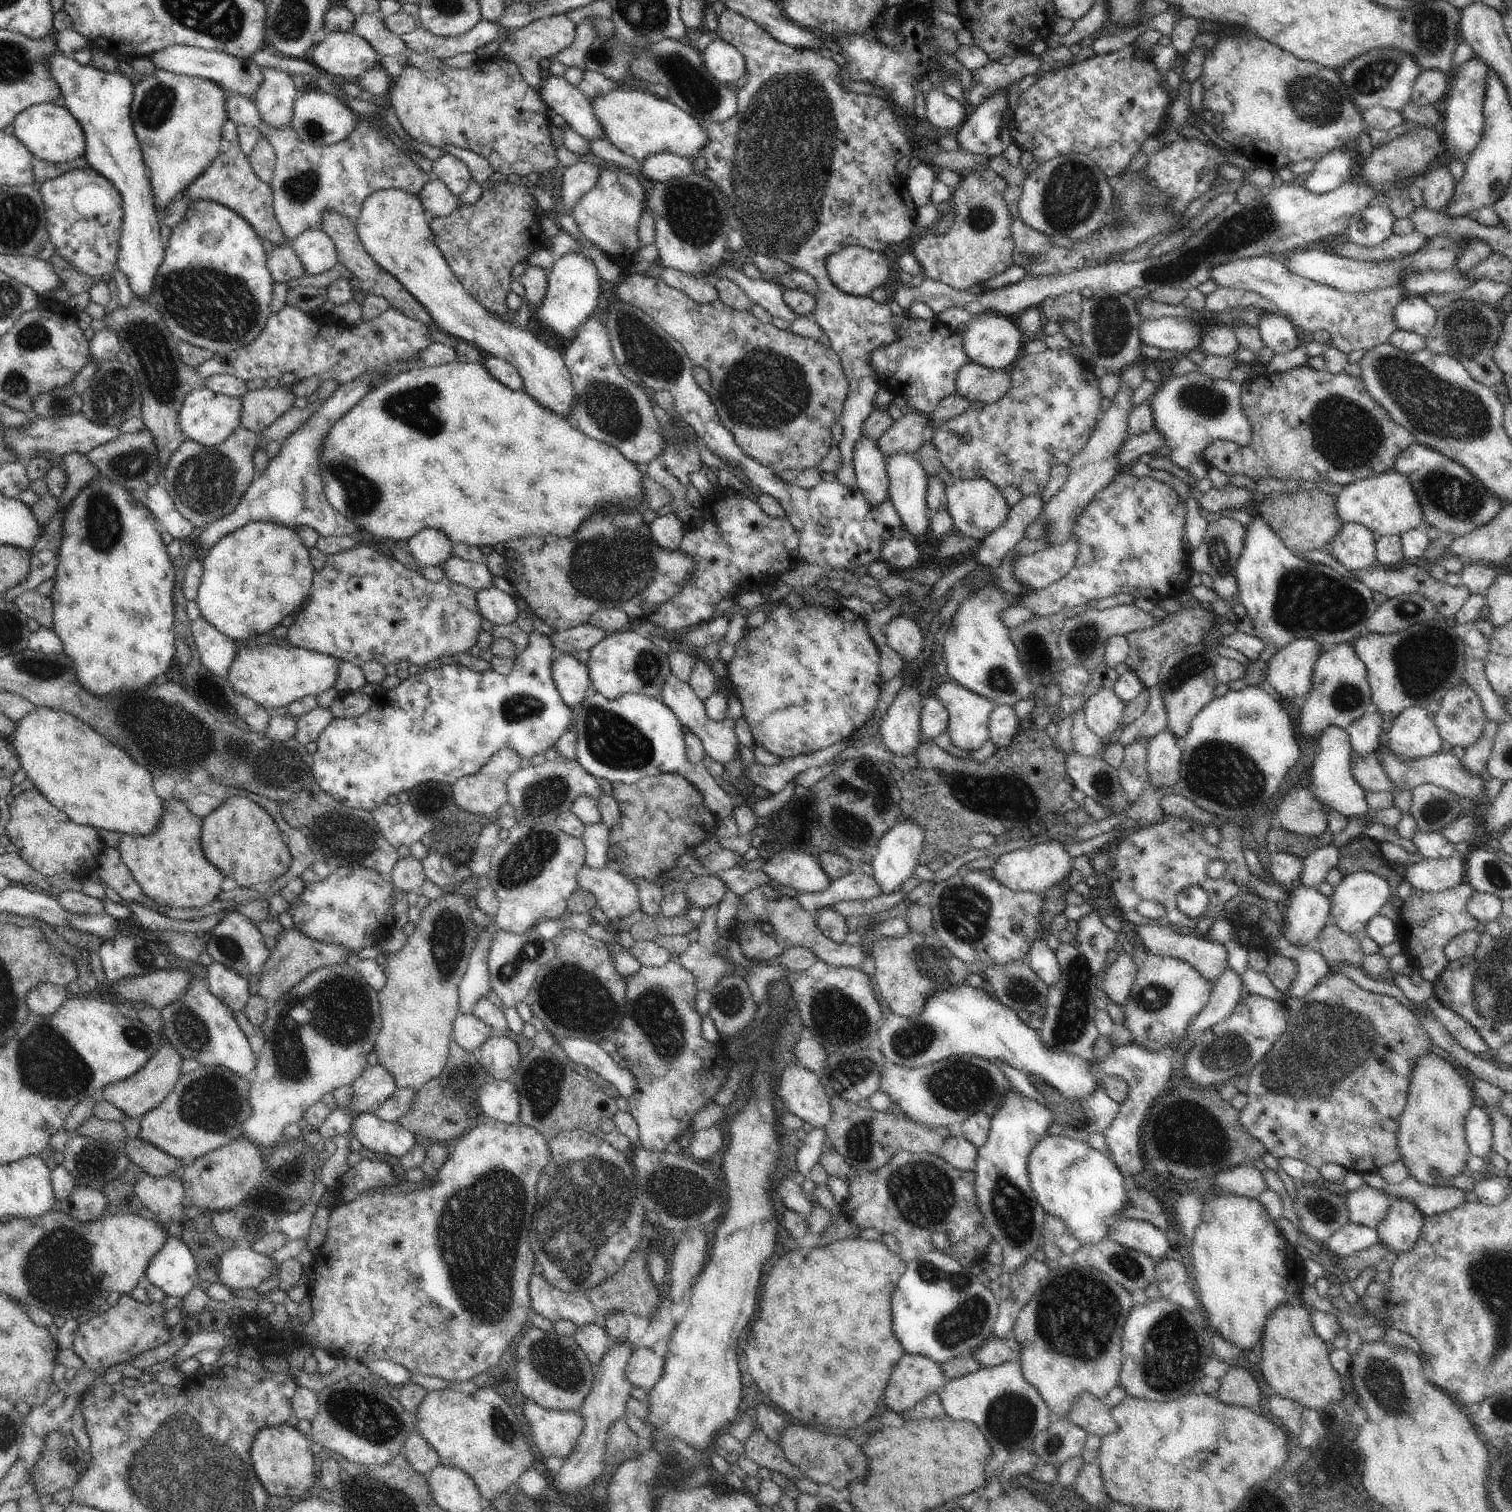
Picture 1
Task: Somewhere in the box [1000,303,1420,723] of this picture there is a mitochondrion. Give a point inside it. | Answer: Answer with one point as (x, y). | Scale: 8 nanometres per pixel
(1308, 601)

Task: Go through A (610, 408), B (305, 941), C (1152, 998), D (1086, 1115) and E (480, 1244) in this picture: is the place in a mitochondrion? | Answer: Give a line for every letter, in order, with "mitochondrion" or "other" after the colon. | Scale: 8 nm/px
A: mitochondrion
B: other
C: mitochondrion
D: other
E: mitochondrion

